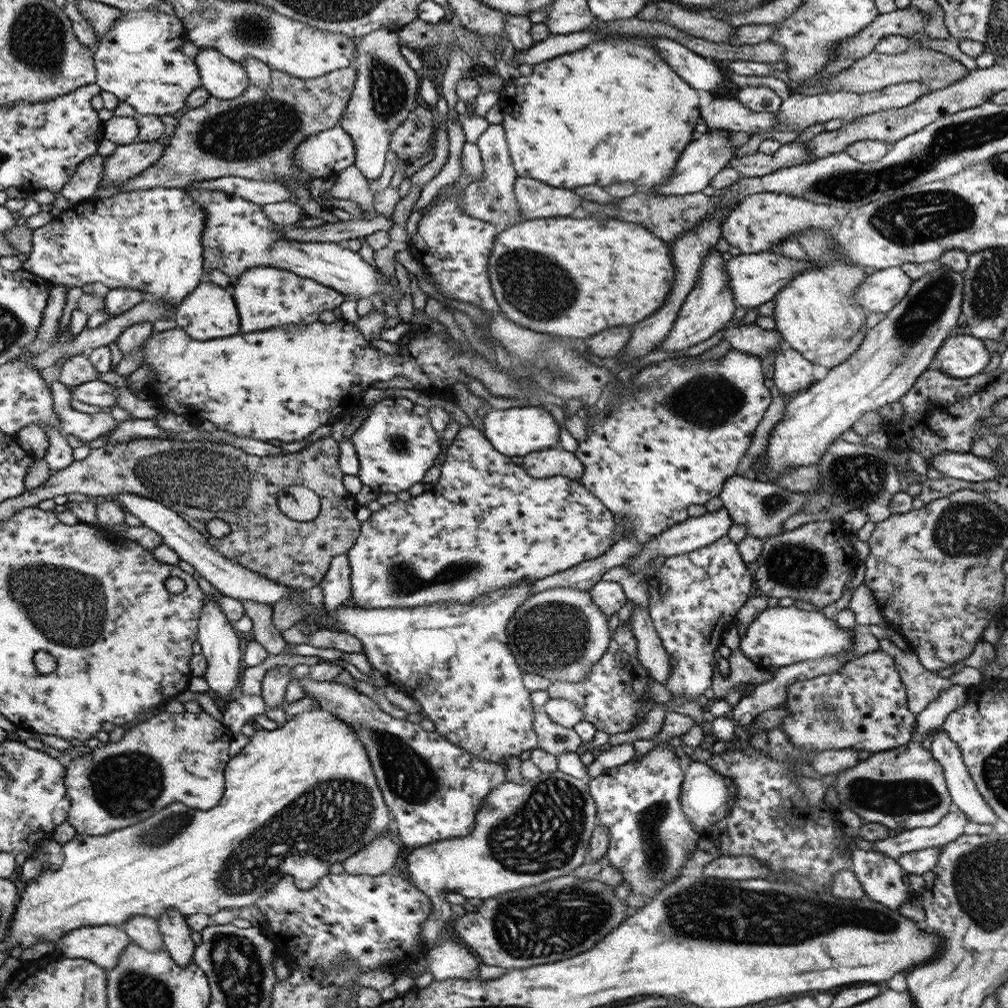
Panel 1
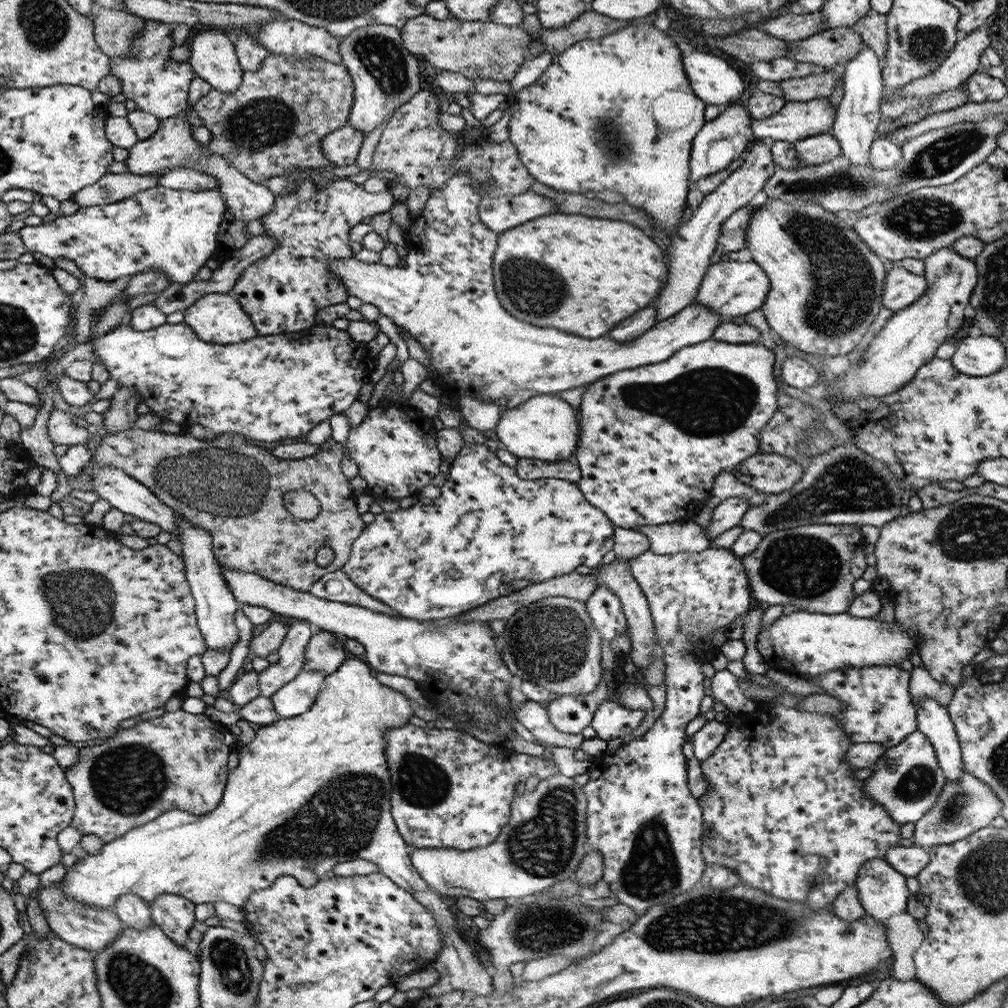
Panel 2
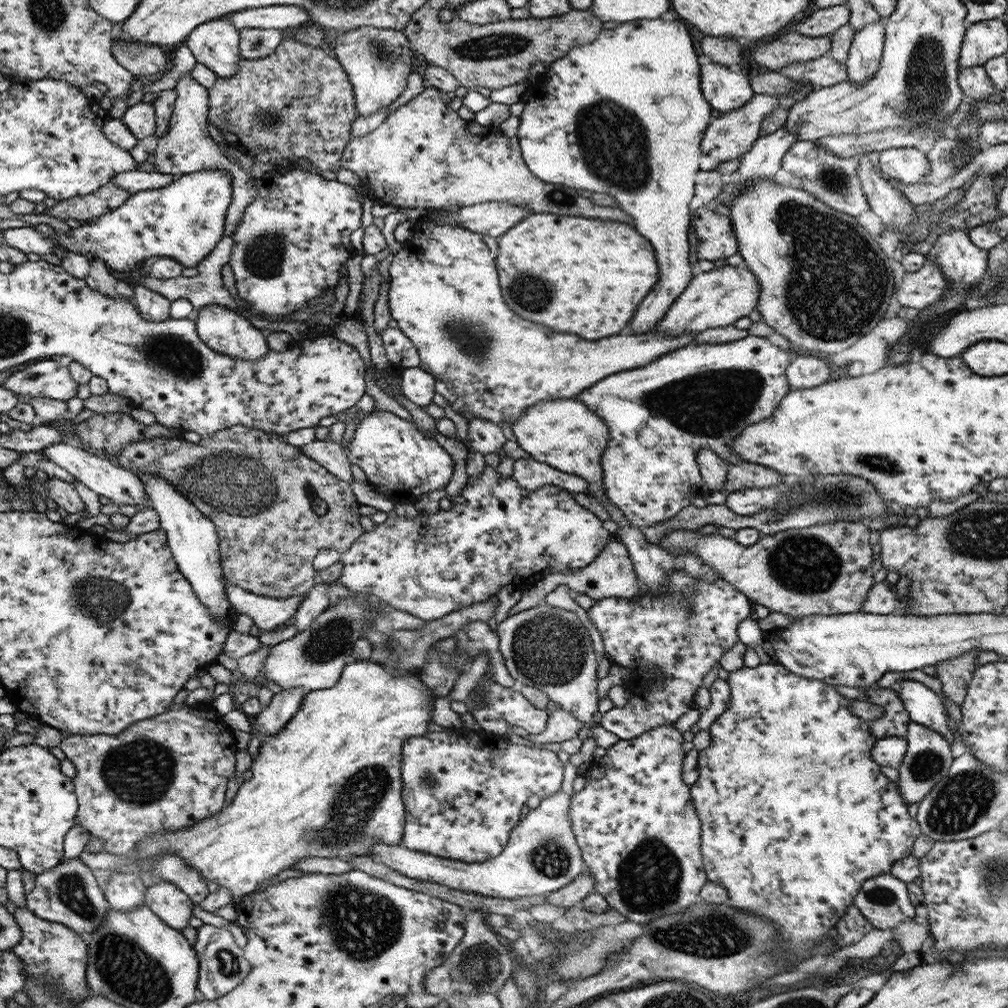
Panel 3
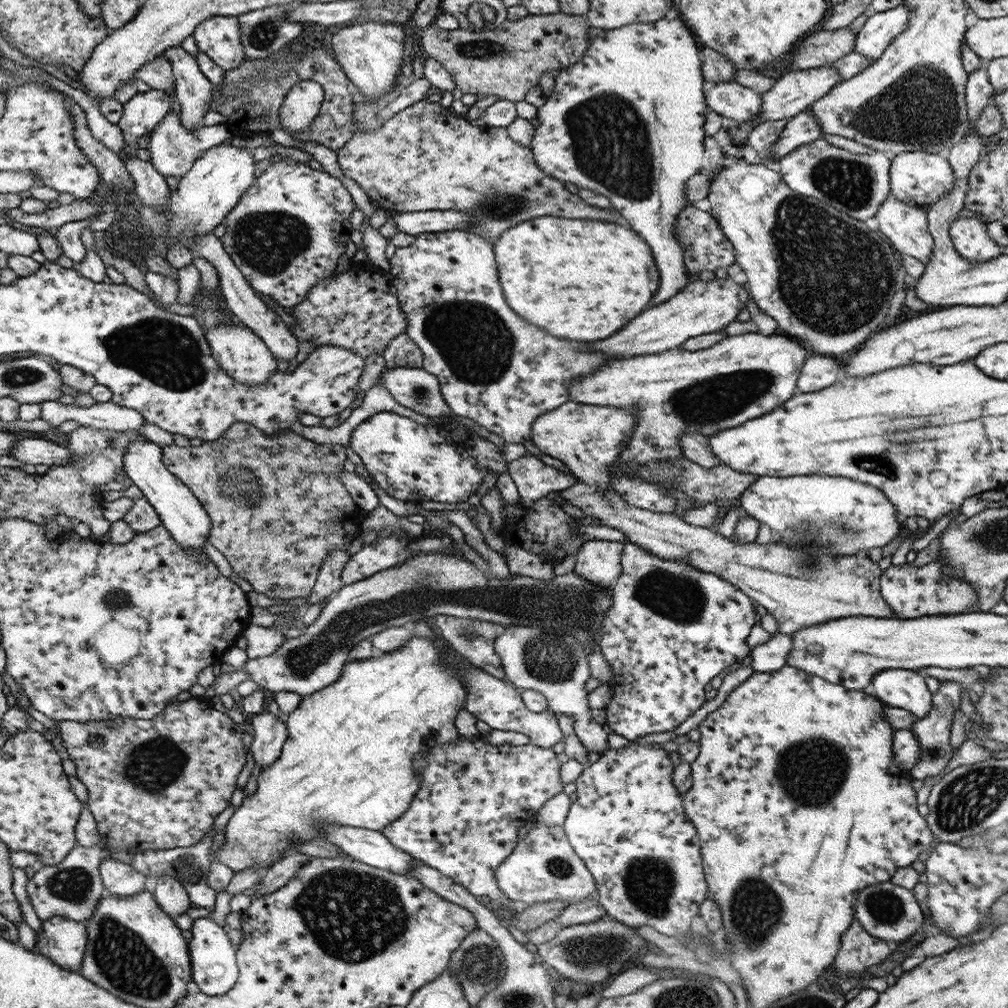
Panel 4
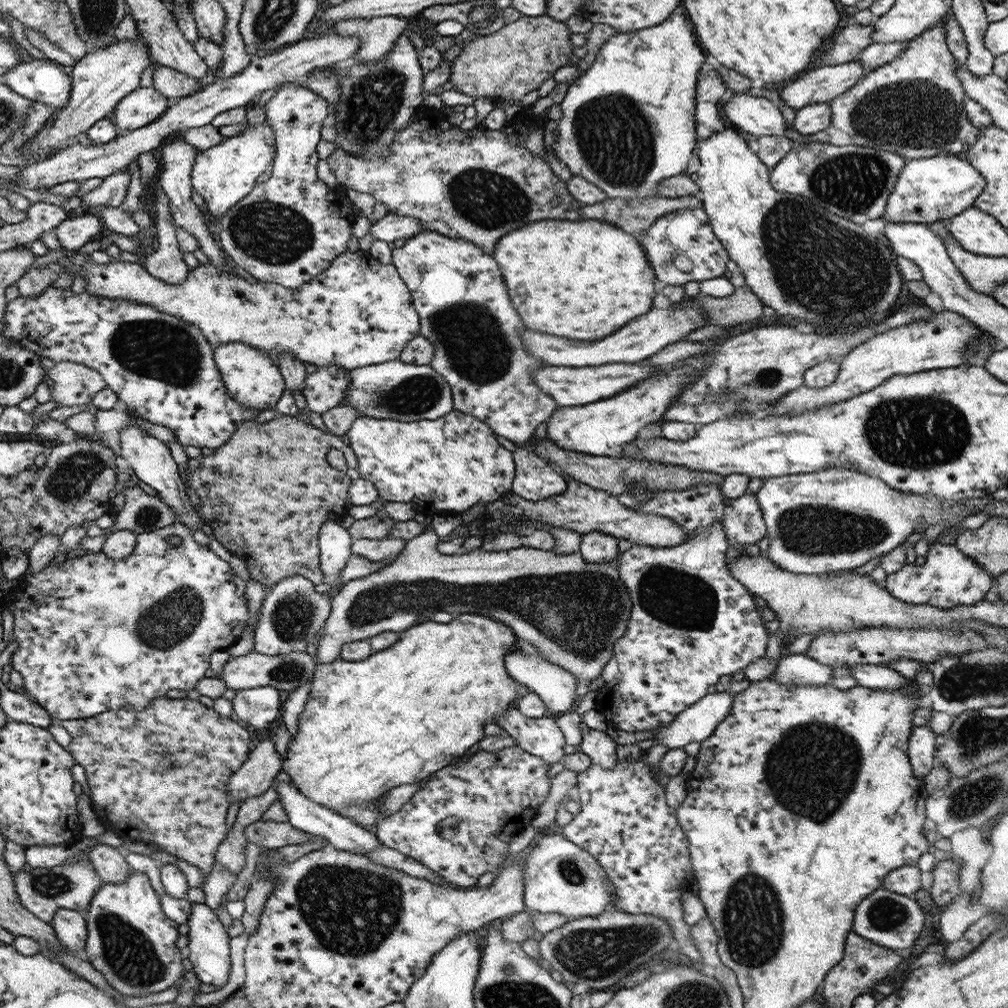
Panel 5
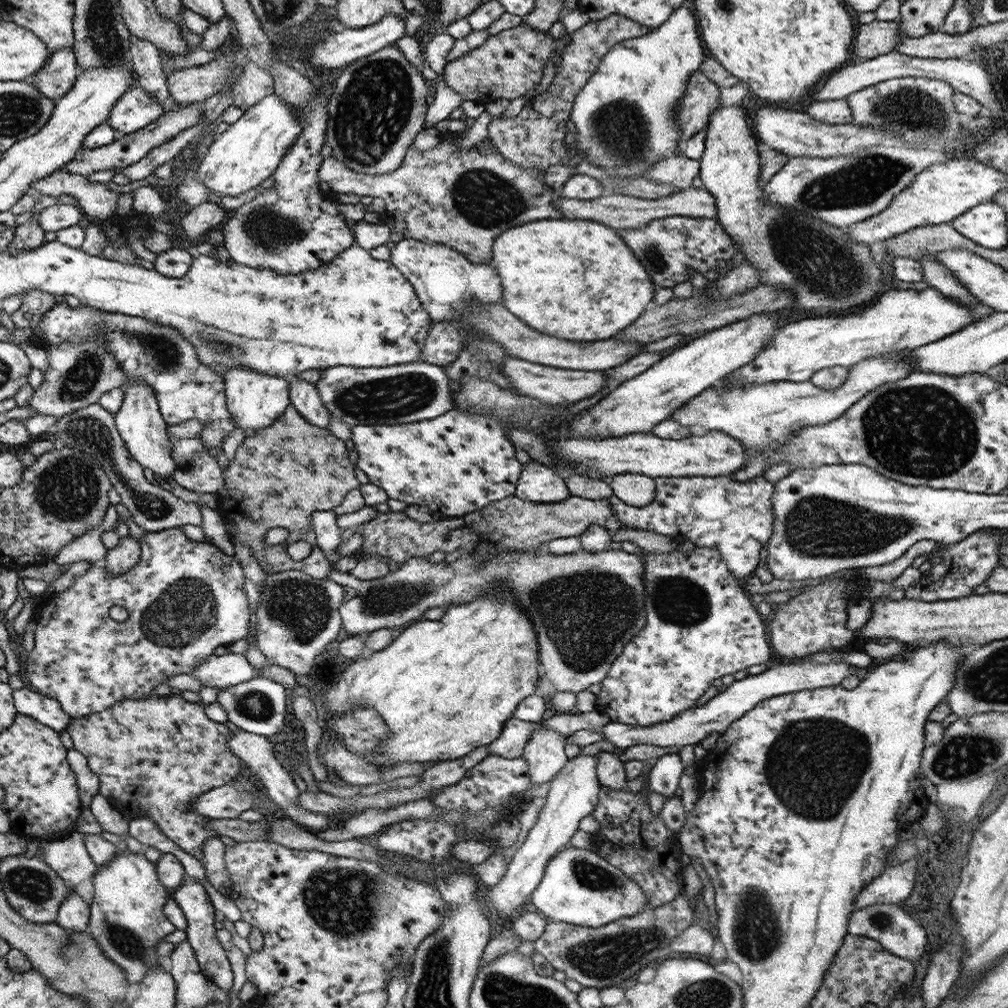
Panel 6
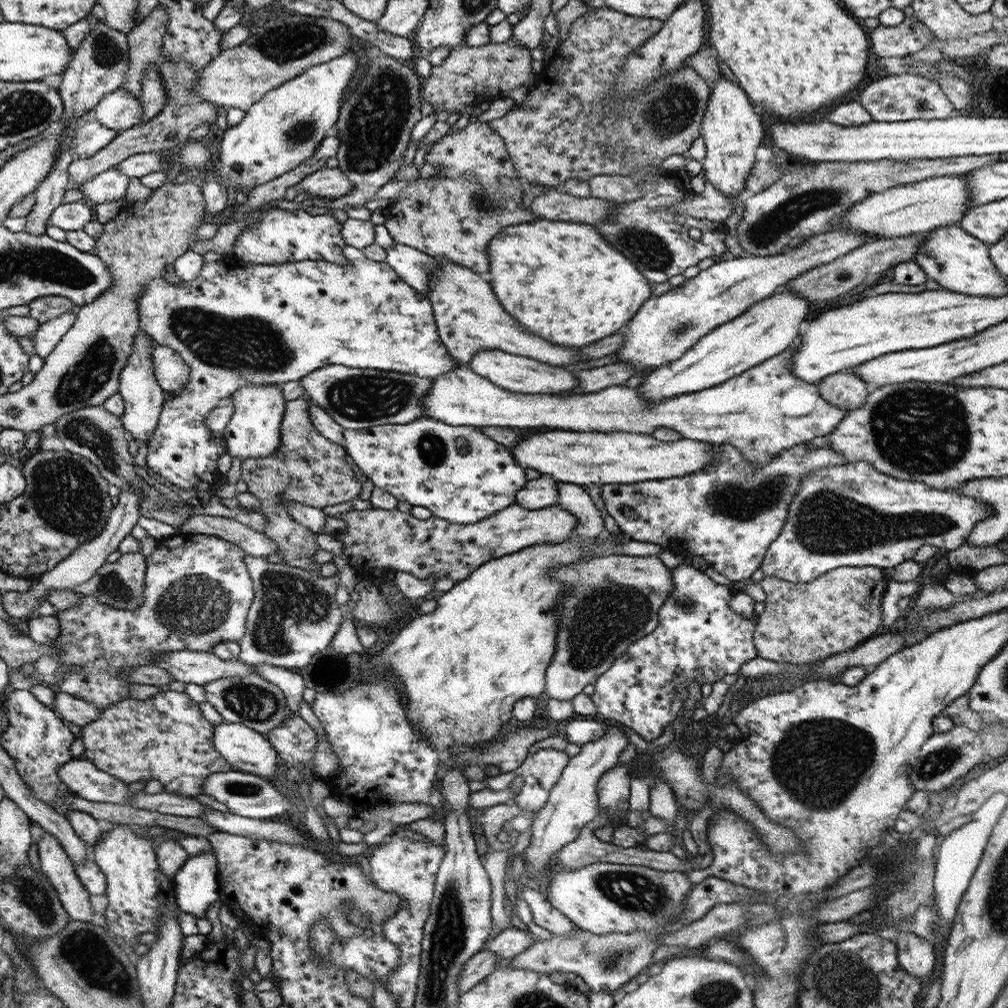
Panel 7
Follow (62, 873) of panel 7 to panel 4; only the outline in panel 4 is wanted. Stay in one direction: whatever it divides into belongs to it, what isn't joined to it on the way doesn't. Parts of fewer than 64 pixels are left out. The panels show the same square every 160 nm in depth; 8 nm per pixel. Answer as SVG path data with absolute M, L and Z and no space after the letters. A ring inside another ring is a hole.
M55 916L42 921L41 930L36 932L37 941L32 952L50 957L64 970L80 972L90 939L85 923Z

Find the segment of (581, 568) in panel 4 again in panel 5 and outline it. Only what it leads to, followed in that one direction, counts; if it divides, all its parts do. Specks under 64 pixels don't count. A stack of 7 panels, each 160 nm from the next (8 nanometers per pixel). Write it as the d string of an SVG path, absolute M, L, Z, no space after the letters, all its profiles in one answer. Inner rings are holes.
M592 531L582 535L579 551L589 563L607 563L620 555L618 551L619 538L603 532Z

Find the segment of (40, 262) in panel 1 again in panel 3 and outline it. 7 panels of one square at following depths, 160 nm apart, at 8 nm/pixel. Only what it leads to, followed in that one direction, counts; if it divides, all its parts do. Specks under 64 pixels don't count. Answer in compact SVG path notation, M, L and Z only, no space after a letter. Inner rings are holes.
M222 169L203 170L178 176L178 178L157 189L131 194L119 208L90 219L85 224L72 224L69 234L56 234L54 240L46 239L34 228L8 228L2 231L4 245L26 255L50 254L54 248L76 252L104 261L114 271L130 272L140 261L149 262L161 258L172 258L182 268L196 267L225 237L227 212L233 202L233 178Z

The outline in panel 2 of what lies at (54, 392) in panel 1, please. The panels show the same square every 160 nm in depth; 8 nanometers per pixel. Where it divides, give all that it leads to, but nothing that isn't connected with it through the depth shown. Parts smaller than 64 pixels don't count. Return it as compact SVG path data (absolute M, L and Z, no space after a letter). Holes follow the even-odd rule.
M53 407L52 414L47 422L47 432L50 440L55 444L74 444L92 445L93 436L88 433L87 429L78 427L71 419L71 416Z

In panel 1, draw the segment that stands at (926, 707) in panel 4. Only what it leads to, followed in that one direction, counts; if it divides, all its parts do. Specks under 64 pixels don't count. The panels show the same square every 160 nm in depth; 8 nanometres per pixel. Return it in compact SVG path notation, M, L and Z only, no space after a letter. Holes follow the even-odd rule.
M942 728L933 732L930 744L932 755L942 767L944 778L954 806L964 811L968 820L996 828L999 820L978 792L968 768L963 764L959 746Z

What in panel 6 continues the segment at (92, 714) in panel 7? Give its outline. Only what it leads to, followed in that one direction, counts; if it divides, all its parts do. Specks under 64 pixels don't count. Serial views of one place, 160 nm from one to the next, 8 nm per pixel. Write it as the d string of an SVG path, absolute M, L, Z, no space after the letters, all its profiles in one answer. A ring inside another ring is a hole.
M32 688L15 690L12 698L14 698L17 714L26 714L40 721L40 724L48 725L57 731L64 731L72 721L68 714L62 712L62 706L54 698L42 696Z

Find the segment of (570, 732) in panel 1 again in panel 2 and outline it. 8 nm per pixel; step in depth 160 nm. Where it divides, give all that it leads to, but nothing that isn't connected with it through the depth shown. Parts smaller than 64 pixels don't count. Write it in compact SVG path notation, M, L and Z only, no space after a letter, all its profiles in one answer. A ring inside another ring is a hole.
M528 699L524 704L514 704L513 710L516 712L516 719L532 732L536 739L572 749L580 747L585 740L582 733L566 734L556 729L551 720L548 720L546 710L538 702Z

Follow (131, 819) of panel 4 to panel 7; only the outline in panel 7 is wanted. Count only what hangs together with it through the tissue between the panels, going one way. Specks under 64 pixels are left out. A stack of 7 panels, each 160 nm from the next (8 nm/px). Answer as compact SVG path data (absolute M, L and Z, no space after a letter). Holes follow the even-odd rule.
M158 692L147 700L120 700L100 712L96 721L80 728L82 742L86 747L86 760L100 770L118 777L128 784L157 778L165 786L166 793L174 791L193 797L203 792L205 778L215 772L228 772L232 766L219 754L214 745L215 726L200 712L200 706L190 702L184 692Z

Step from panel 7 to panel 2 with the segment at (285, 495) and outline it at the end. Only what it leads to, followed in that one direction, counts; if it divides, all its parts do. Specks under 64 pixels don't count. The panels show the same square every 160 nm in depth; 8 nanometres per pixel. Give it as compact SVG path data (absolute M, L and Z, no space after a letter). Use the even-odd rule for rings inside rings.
M132 428L121 430L114 434L107 434L104 438L101 438L97 441L93 447L94 454L91 457L89 465L85 466L79 475L76 475L76 478L72 480L69 476L69 484L72 490L80 490L84 492L92 491L94 492L94 484L92 484L91 478L93 477L93 472L91 472L91 466L94 463L102 463L103 465L112 465L113 467L124 469L124 472L127 472L129 475L132 475L136 480L139 480L141 483L144 483L146 488L150 489L152 493L155 494L164 504L167 504L170 508L178 514L184 514L188 520L191 520L193 523L204 527L212 536L213 536L213 548L216 552L217 559L223 568L231 568L232 570L239 570L240 572L251 572L252 574L257 574L258 576L264 577L266 580L271 580L276 584L282 584L284 586L289 586L296 590L310 592L311 588L315 583L318 583L324 575L336 572L341 570L347 564L347 560L351 556L351 548L354 546L354 542L359 538L360 532L364 530L364 522L358 514L359 510L356 510L356 498L350 490L350 484L344 474L342 474L342 469L340 466L343 466L342 462L342 445L336 443L335 446L332 446L333 439L328 443L321 445L321 451L313 454L312 456L307 456L306 458L300 459L280 459L277 456L274 456L271 453L270 449L265 447L255 446L252 443L248 443L245 437L239 435L238 433L220 433L215 439L196 439L188 433L175 435L164 433L163 431L152 431L148 432L147 430ZM298 489L304 489L314 494L320 501L320 512L316 518L312 520L302 520L296 518L284 504L284 494L290 491L296 491ZM322 546L329 546L335 552L335 559L328 565L326 568L323 566L318 566L316 564L315 558L316 553L319 548Z

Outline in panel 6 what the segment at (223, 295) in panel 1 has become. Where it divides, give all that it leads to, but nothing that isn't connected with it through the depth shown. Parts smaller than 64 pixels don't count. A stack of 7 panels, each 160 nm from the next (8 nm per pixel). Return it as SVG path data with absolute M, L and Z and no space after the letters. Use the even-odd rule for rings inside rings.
M233 366L224 370L222 377L226 384L227 408L230 410L231 419L235 421L237 428L243 428L250 435L275 424L292 405L287 378L268 376L245 366Z

